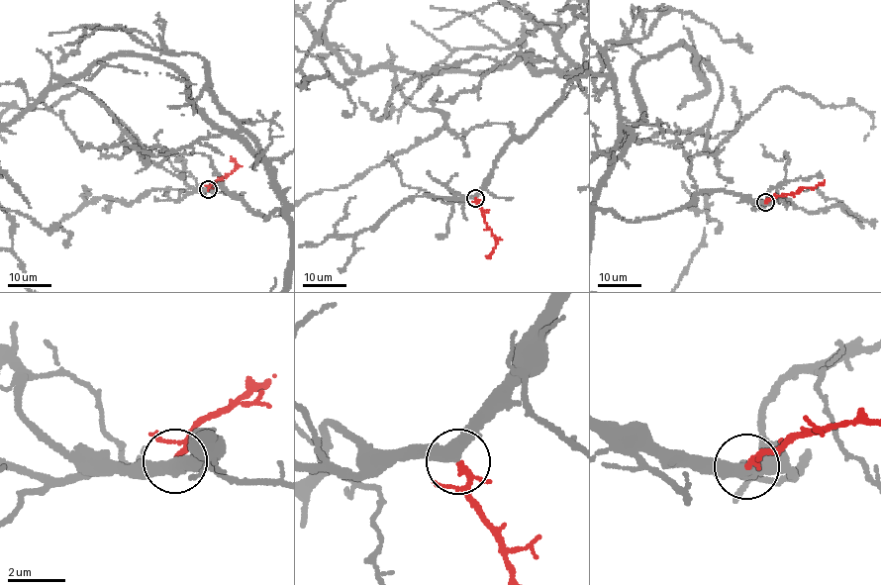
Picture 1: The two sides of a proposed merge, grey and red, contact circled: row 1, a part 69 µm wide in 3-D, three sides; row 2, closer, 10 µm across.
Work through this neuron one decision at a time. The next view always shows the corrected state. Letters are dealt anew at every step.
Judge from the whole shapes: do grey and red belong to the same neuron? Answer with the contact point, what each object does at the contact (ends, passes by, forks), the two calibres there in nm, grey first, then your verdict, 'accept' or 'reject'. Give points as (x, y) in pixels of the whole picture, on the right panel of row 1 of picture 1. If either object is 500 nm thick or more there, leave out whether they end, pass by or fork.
(765, 202) | grey passes by | red passes by | 400/160 nm | accept

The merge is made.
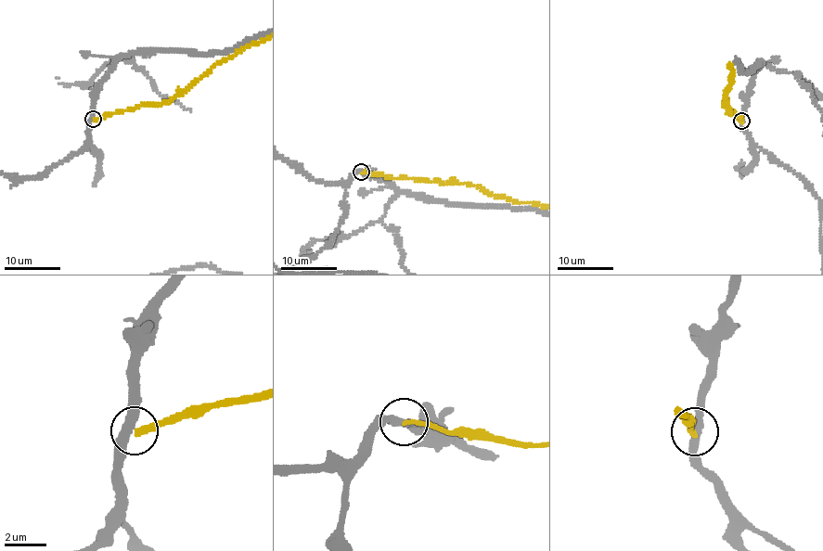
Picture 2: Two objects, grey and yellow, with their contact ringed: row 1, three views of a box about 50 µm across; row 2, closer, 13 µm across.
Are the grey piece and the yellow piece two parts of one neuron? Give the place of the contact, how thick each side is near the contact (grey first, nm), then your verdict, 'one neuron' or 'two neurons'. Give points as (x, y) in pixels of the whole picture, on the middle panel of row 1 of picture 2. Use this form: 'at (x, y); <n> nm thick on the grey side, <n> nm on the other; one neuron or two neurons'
at (361, 172); 360 nm thick on the grey side, 240 nm on the other; two neurons

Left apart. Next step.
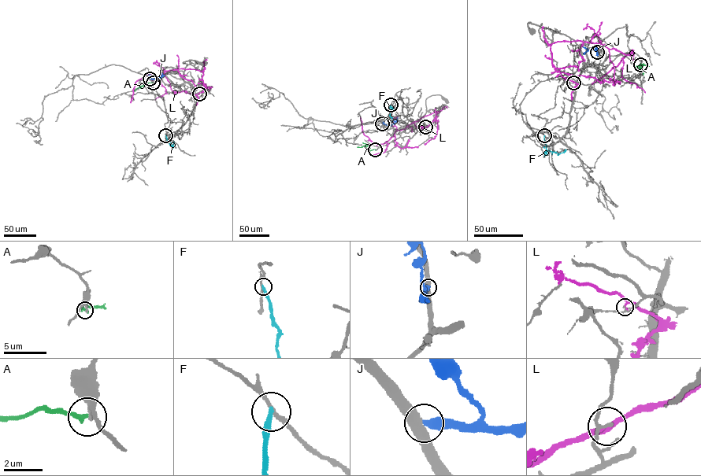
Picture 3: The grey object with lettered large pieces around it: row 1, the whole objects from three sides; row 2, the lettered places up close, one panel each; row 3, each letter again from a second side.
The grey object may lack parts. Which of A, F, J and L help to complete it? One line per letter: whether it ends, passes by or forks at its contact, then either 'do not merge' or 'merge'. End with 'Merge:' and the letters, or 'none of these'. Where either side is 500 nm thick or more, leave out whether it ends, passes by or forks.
A: it ends | do not merge
F: it ends | do not merge
J: it ends | do not merge
L: it passes by | do not merge
Merge: none of these

